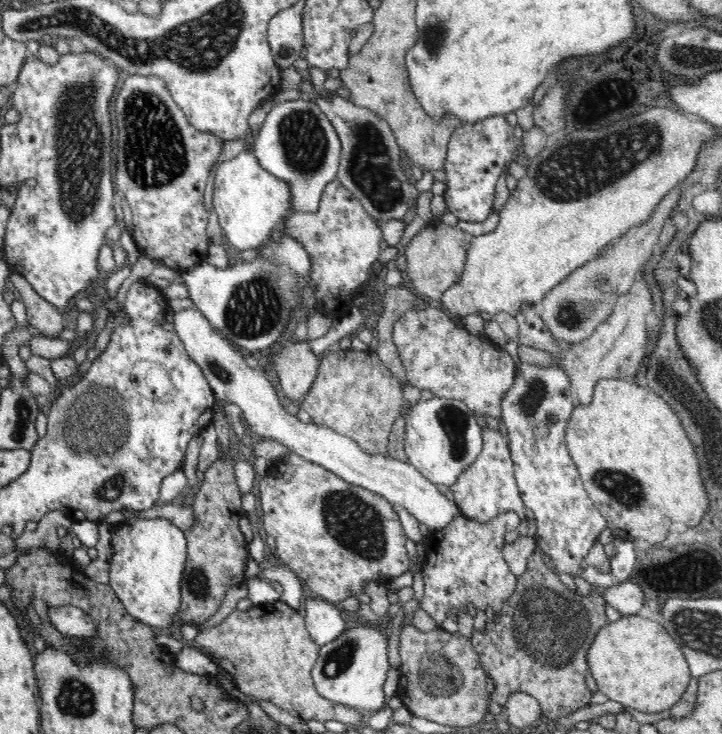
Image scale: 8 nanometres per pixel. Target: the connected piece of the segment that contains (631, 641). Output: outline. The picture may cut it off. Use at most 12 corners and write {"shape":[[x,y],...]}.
{"shape":[[608,622],[588,652],[604,696],[658,718],[694,678],[666,628]]}

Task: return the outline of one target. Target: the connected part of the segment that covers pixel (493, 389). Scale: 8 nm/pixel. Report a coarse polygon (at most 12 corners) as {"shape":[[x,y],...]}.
{"shape":[[436,308],[392,338],[406,380],[504,432],[516,364]]}

